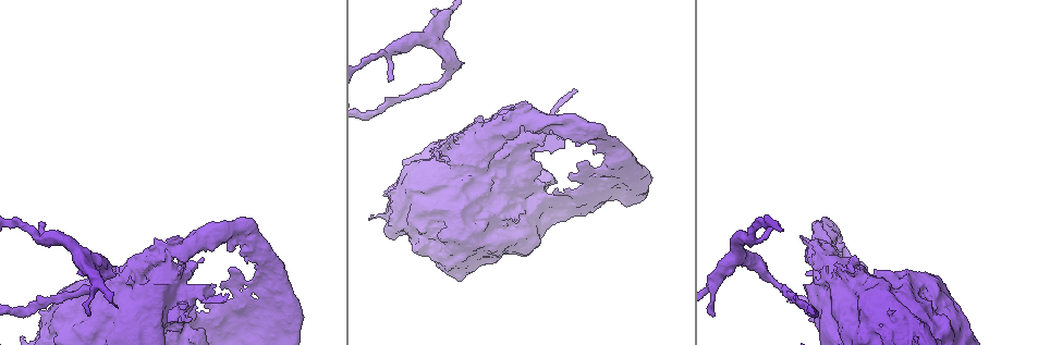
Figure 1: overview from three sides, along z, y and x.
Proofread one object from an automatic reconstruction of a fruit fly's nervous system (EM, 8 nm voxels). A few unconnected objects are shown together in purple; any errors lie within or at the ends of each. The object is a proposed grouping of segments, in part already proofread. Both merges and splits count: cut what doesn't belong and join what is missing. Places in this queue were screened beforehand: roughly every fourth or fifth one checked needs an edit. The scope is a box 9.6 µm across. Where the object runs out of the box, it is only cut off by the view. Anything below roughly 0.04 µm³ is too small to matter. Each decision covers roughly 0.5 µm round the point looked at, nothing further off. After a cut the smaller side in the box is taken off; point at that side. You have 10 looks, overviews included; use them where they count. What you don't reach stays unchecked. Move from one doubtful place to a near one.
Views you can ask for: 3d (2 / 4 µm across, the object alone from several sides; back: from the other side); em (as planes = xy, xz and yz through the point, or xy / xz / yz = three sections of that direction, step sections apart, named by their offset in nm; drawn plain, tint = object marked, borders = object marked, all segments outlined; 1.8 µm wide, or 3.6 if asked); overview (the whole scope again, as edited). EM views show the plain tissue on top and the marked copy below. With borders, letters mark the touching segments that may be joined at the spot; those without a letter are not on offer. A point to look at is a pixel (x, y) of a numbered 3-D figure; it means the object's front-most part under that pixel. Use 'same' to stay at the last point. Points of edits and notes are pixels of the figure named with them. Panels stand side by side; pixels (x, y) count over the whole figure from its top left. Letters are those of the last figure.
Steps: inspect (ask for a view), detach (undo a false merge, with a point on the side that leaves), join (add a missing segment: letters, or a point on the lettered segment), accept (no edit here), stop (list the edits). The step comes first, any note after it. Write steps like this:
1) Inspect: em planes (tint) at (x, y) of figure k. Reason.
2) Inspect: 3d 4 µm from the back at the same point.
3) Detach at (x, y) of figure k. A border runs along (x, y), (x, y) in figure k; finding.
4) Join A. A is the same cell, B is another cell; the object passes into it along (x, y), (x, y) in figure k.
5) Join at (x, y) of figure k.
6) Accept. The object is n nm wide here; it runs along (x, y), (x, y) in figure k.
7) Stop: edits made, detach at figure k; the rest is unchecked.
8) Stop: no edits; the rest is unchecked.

Inspect: em planes (borders) at (389, 81) of figure 1. Tapers out.

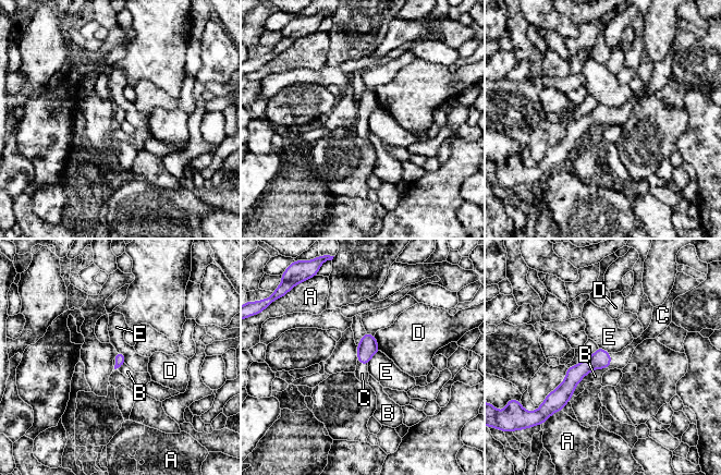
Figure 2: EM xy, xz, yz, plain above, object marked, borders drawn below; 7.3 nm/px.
Join C. C is the same cell, A, B, D and E are other cells; the object passes into it along (600, 358), (610, 361), (620, 360) in figure 2; it goes on there.

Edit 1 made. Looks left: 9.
Inspect: overview. See it whole again.

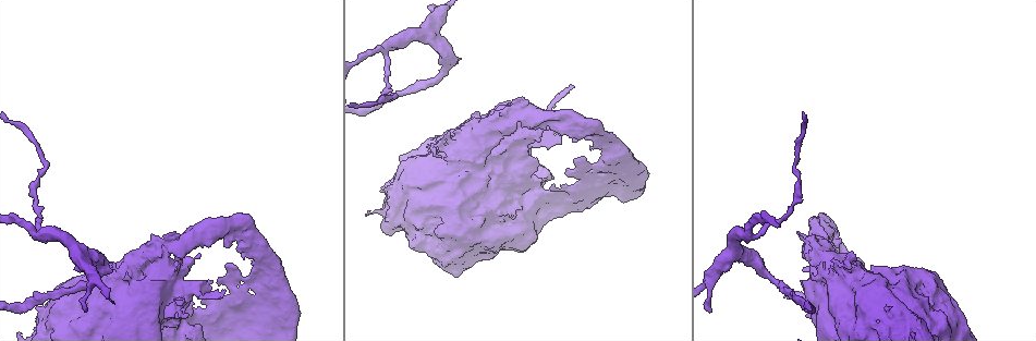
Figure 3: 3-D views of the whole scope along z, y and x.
Inspect: 3d 2 µm at (180, 304) of figure 3. Touches itself.

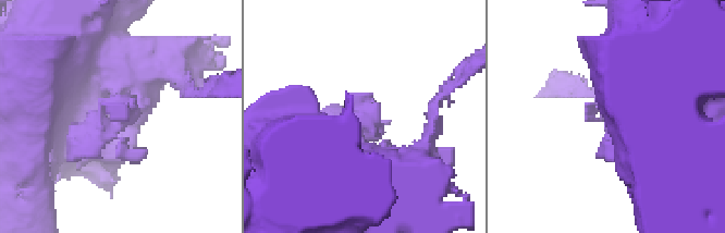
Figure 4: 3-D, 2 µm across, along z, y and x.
Inspect: em planes (tint) at (357, 99) of figure 4.

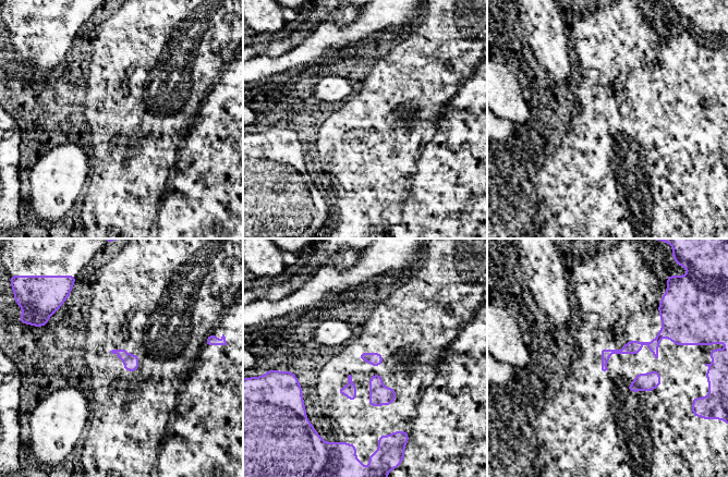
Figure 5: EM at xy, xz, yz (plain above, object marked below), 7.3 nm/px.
Inspect: em planes (borders) at the same point. What lies round it.

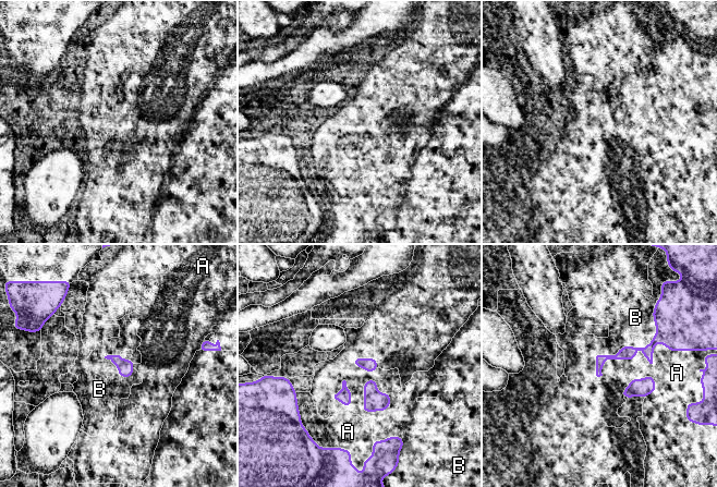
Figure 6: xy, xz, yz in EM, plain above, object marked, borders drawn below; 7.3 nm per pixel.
Accept. The object is 70 nm wide here; A and B are other cells; a border runs along (651, 341), (598, 354), (595, 375) in figure 6; one cell here.

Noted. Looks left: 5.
Inspect: 3d 4 µm at (710, 310) of figure 3. Tapers out.

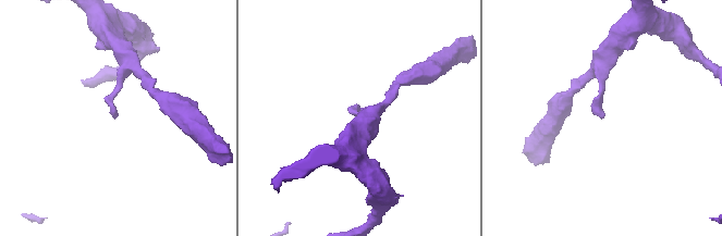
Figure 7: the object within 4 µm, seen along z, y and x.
Inspect: em planes (borders) at (118, 115) of figure 7. Now the EM.

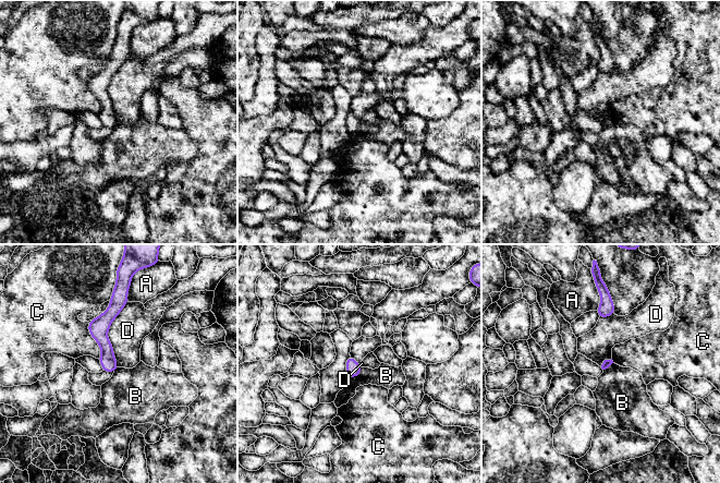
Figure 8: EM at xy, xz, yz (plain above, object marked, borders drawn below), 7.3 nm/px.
Accept. A, B, C and D are other cells; a border runs along (127, 302), (107, 333), (117, 366) in figure 8; no lettered segment goes on from it.

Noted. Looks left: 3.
Inspect: 3d 4 µm at (585, 195) of figure 3. Calibre changes.

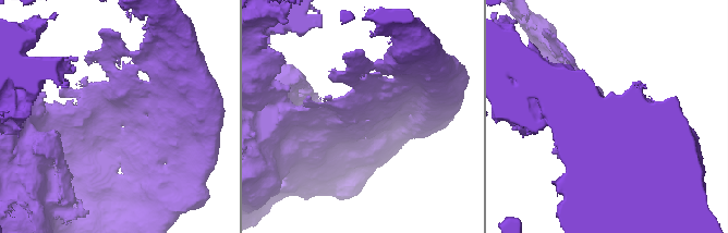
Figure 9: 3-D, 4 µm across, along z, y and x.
Inspect: em 3.6 µm planes (tint) at (119, 118) of figure 9. Shape alone is not enough.

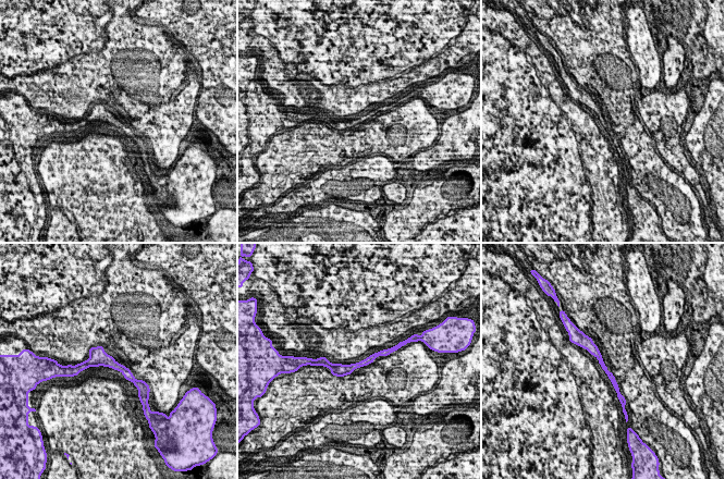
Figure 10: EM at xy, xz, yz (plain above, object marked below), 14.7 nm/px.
Inspect: em 3.6 µm planes (borders) at the same point. See the neighbours.

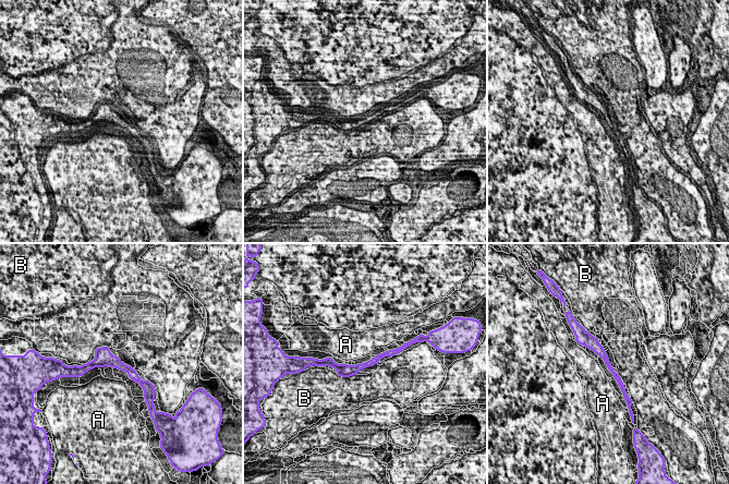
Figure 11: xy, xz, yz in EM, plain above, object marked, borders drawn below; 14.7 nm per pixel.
Accept. A and B are other cells; a border runs along (336, 373), (342, 376), (356, 375) in figure 11; all the same cell.

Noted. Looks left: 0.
Stop: edits made, join at figure 2; the rest is unchecked.

